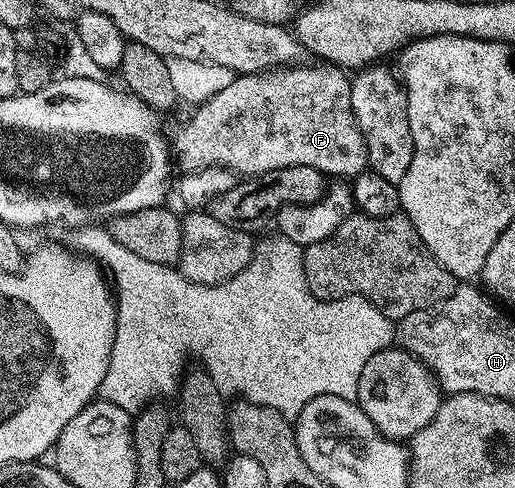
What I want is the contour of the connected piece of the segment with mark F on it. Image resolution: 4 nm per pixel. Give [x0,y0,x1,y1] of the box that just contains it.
[173,67,368,179]

